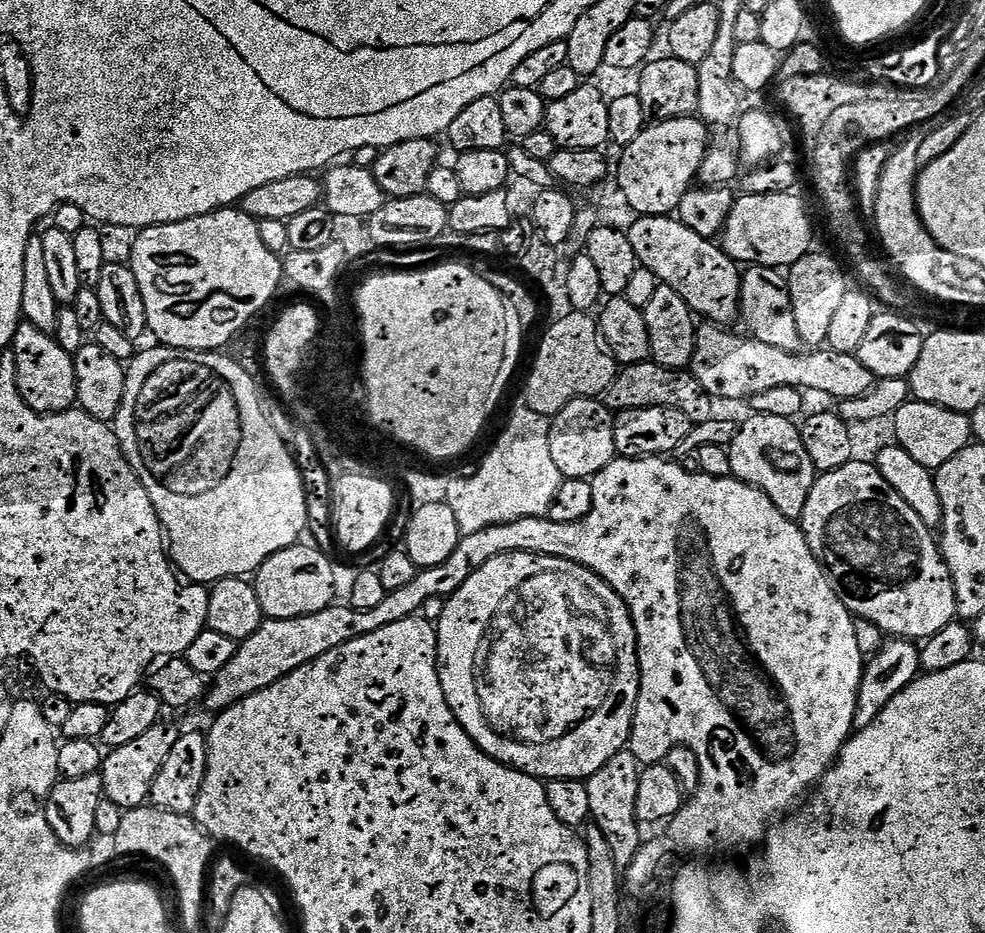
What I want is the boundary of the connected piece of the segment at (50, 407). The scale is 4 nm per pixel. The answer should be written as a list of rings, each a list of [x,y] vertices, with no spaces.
[[[22,322],[12,339],[10,355],[16,360],[16,385],[18,394],[30,410],[49,416],[55,412],[69,411],[77,403],[74,356],[56,341],[51,332],[43,332],[27,322]]]

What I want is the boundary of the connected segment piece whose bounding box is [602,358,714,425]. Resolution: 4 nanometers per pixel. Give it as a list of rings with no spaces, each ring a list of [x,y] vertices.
[[[651,358],[637,364],[623,365],[617,371],[614,382],[610,382],[608,391],[604,393],[602,400],[612,409],[613,413],[642,410],[654,406],[682,410],[682,414],[686,414],[686,418],[690,418],[693,425],[711,420],[714,416],[712,412],[714,397],[706,391],[702,382],[698,382],[698,378],[692,375],[691,371],[667,368],[657,364]]]

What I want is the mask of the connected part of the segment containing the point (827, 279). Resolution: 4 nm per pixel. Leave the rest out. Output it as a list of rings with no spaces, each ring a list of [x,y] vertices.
[[[813,250],[798,258],[798,262],[794,262],[792,267],[787,269],[790,302],[794,302],[798,336],[809,349],[820,350],[827,345],[833,317],[842,303],[842,298],[846,298],[850,291],[850,284],[844,277],[845,265],[841,264],[830,253]]]

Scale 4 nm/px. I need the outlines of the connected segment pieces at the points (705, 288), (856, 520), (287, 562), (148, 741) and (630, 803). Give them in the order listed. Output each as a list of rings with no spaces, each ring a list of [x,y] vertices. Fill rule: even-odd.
[[[642,216],[633,221],[626,231],[639,267],[654,270],[661,284],[678,290],[693,313],[705,321],[728,326],[732,319],[740,316],[742,268],[727,256],[716,240],[694,234],[694,230],[672,216]]]
[[[851,460],[838,469],[819,473],[798,523],[814,558],[827,572],[832,589],[853,617],[874,622],[889,637],[913,642],[927,640],[957,619],[954,582],[933,529],[924,525],[902,495],[886,482],[875,463]]]
[[[319,547],[284,548],[271,556],[254,573],[258,602],[269,620],[289,620],[309,616],[333,603],[336,592],[336,572]]]
[[[157,723],[146,734],[129,742],[126,746],[111,749],[103,757],[99,776],[104,787],[103,799],[114,802],[114,806],[122,809],[143,808],[149,803],[154,786],[154,778],[158,778],[158,770],[170,755],[174,742],[178,742],[181,729],[172,724]]]
[[[625,748],[610,758],[601,770],[588,777],[585,781],[588,790],[590,815],[595,827],[606,836],[607,845],[614,854],[615,865],[622,872],[626,872],[642,847],[639,820],[636,819],[638,782],[642,768],[631,749]]]

